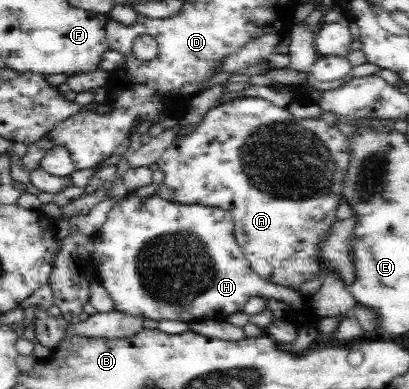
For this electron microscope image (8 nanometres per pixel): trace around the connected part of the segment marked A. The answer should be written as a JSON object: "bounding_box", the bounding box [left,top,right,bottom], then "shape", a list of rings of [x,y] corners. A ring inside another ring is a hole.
{"bounding_box":[155,97,350,291],"shape":[[[260,97],[235,98],[211,107],[198,125],[193,126],[187,134],[176,138],[172,146],[164,151],[162,157],[155,163],[158,165],[158,169],[164,173],[164,179],[162,183],[157,185],[155,194],[162,199],[178,204],[200,204],[228,210],[234,220],[235,231],[233,235],[236,237],[237,243],[244,253],[244,258],[250,264],[252,271],[260,277],[260,280],[274,283],[280,287],[292,287],[292,290],[299,291],[302,283],[308,283],[315,279],[322,280],[325,276],[325,271],[322,269],[325,265],[323,253],[320,251],[331,237],[334,223],[338,221],[336,211],[338,211],[338,206],[343,203],[341,188],[344,187],[344,175],[348,173],[350,163],[349,140],[349,136],[340,132],[336,126],[329,125],[322,118],[318,120],[298,119],[292,116],[287,107],[278,107],[271,101]]]}

